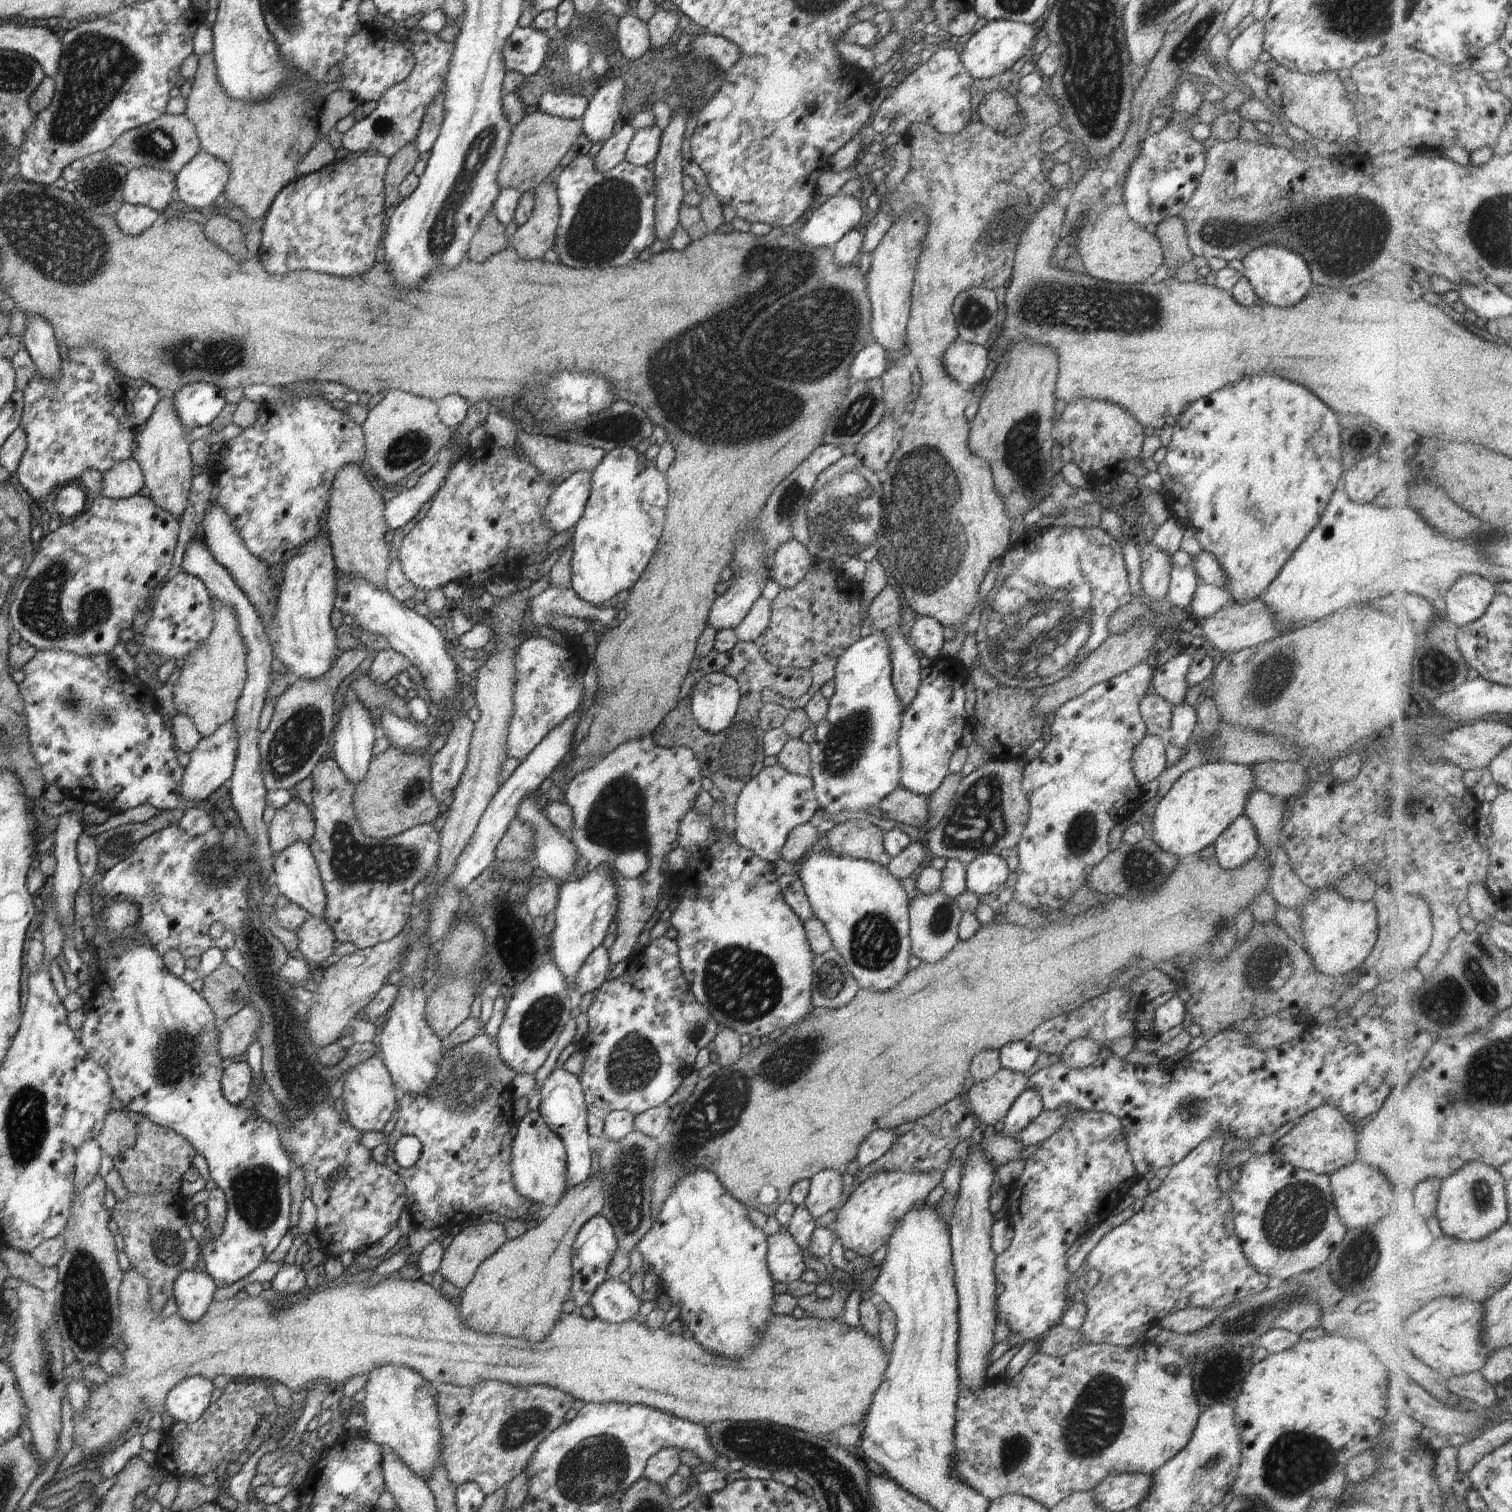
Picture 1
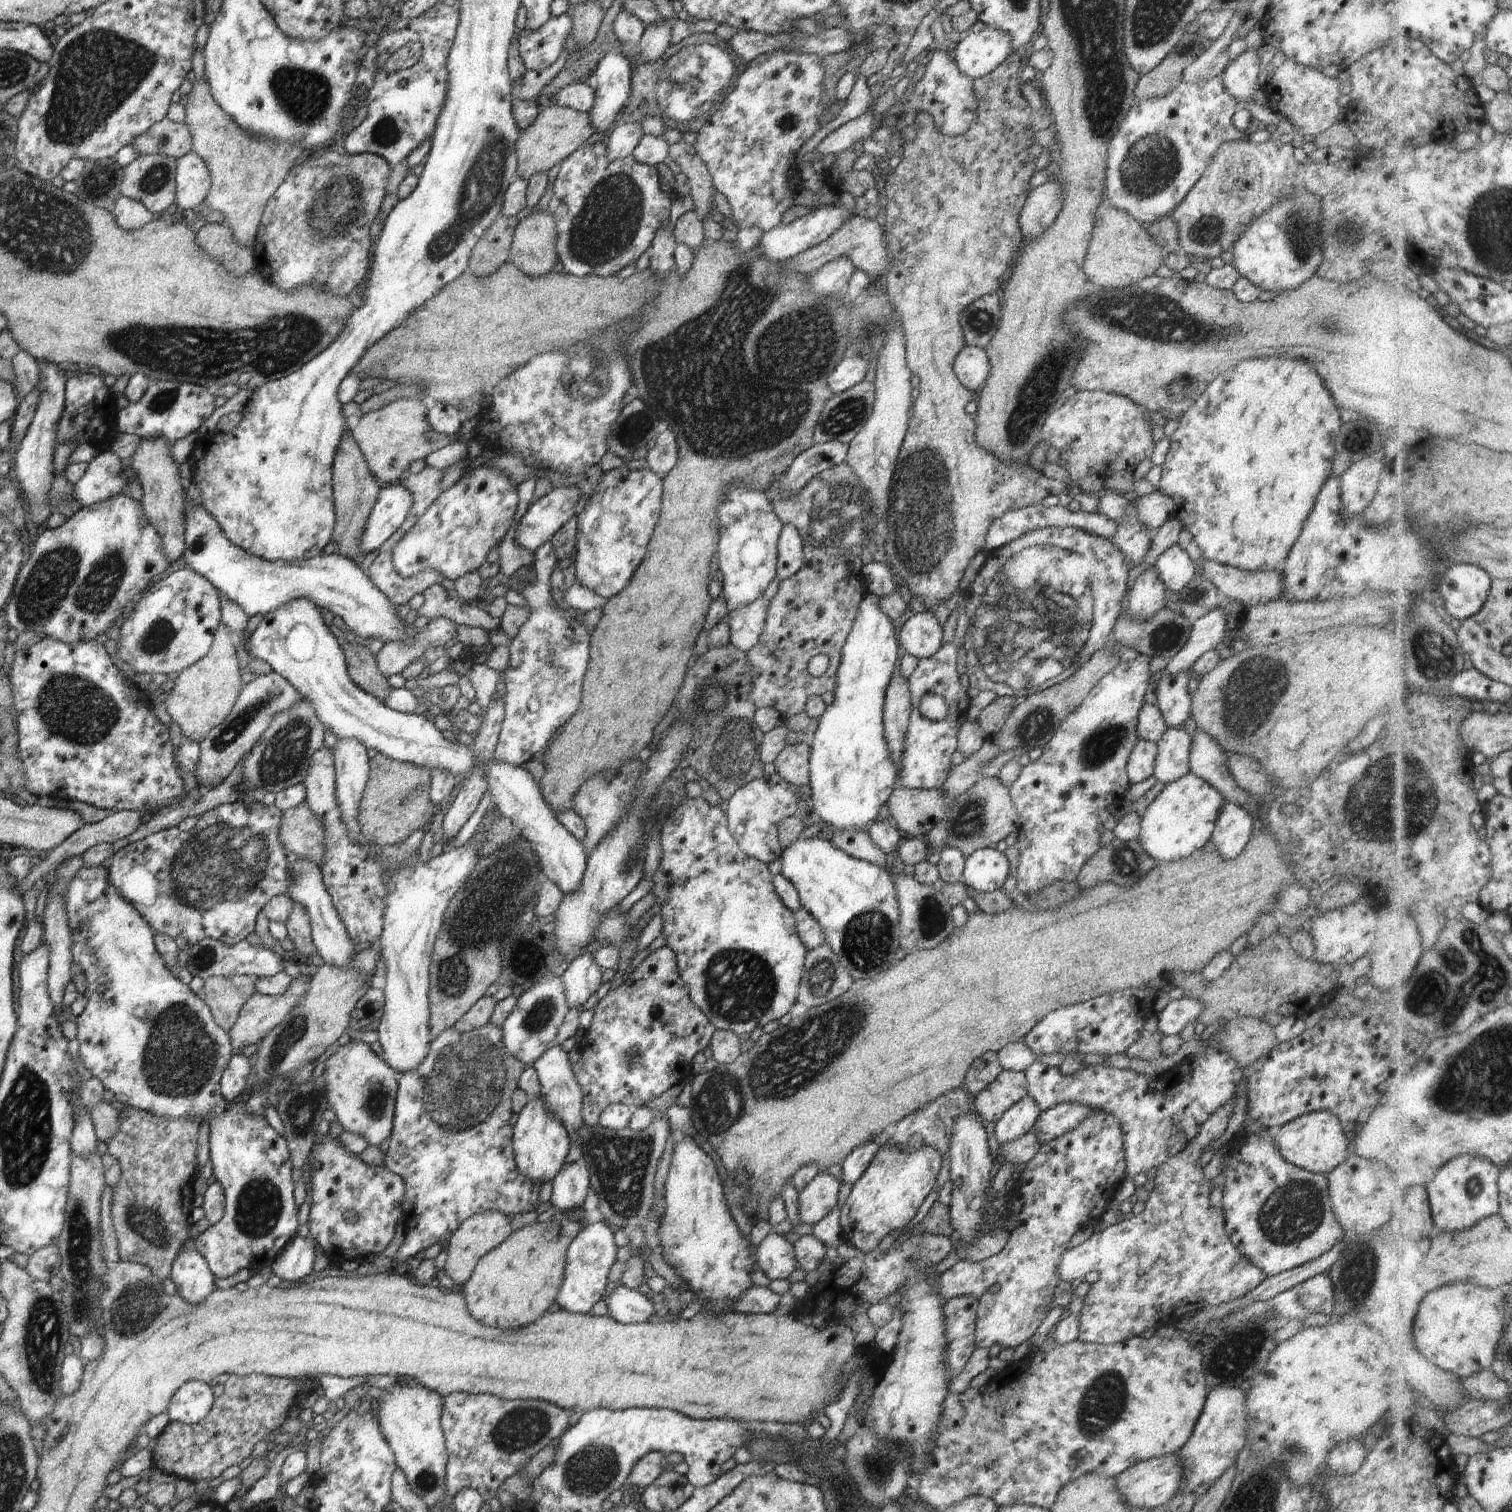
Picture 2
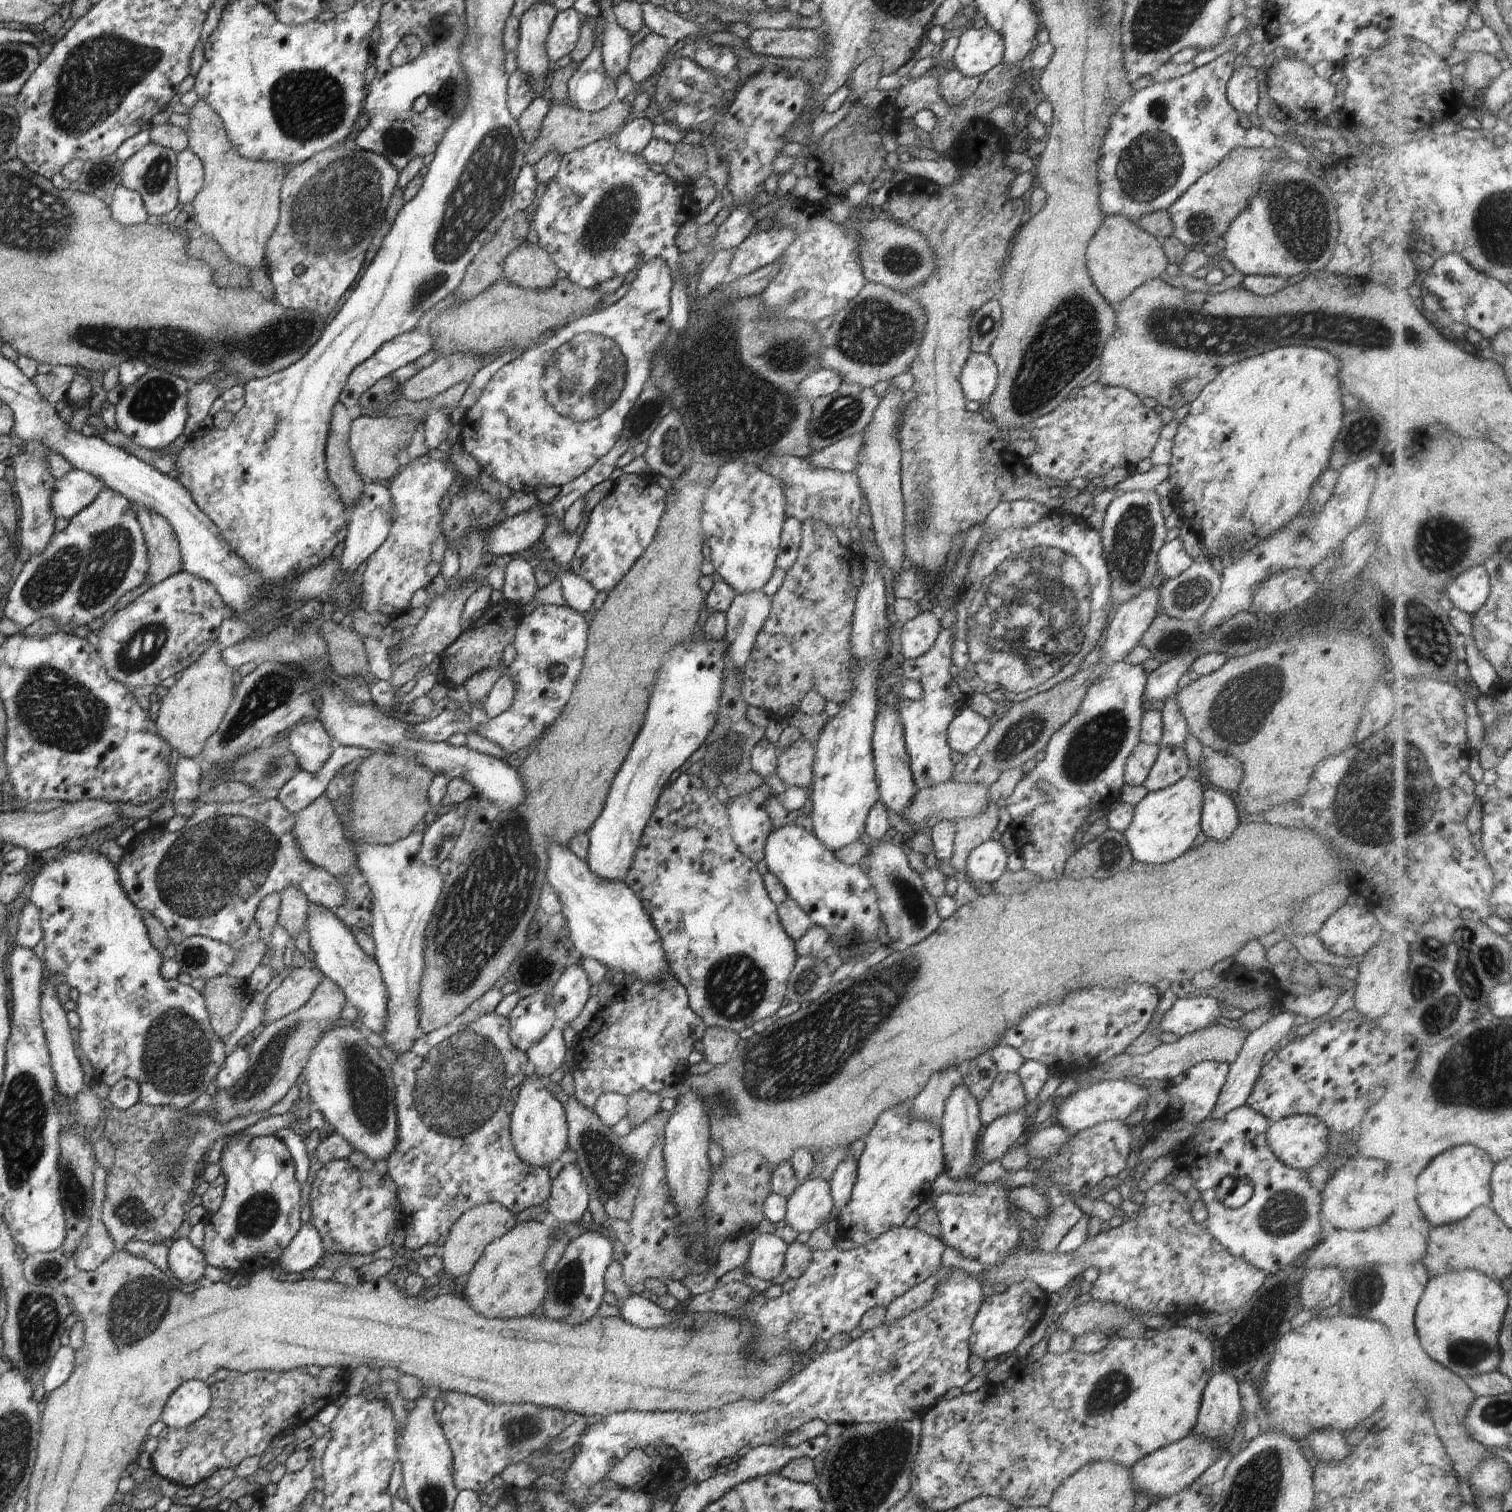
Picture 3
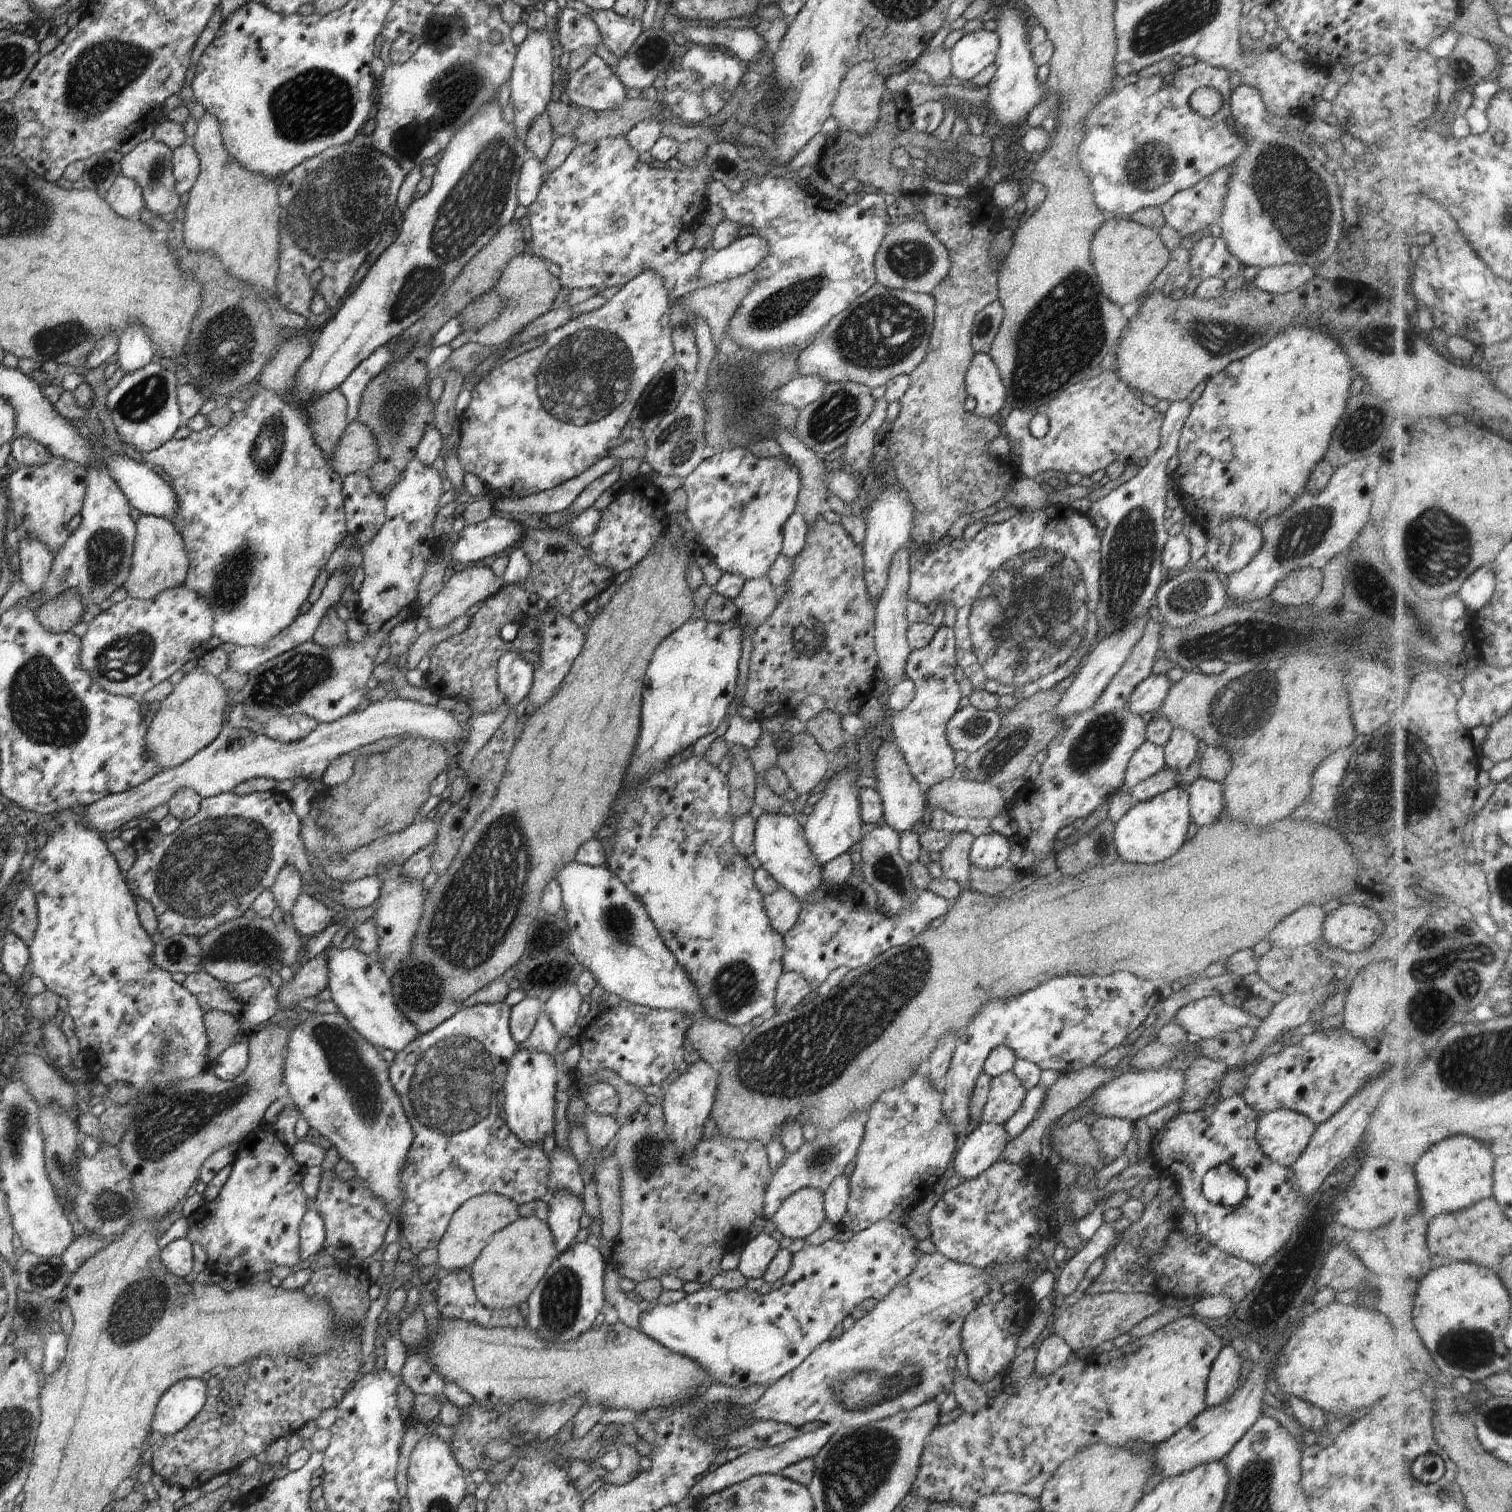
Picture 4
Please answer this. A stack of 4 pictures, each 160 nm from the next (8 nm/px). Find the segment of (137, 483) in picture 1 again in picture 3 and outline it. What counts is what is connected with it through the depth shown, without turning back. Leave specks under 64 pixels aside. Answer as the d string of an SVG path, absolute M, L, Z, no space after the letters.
M72 469L63 479L55 480L51 494L51 509L55 518L76 516L106 487L100 477L82 469Z

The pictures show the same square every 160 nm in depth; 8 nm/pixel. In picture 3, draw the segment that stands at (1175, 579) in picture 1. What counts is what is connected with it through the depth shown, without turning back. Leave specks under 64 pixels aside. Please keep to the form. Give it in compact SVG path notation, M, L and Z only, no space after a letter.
M1180 539L1164 543L1157 554L1157 574L1164 580L1173 579L1188 570L1196 559L1191 558Z

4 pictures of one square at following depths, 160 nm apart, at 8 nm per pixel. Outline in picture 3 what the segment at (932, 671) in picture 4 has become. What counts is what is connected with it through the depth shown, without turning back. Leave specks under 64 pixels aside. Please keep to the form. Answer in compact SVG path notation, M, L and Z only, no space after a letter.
M941 629L938 638L936 638L932 648L926 654L915 659L906 659L901 665L904 679L919 682L924 691L923 697L920 700L912 702L906 699L901 700L898 704L898 712L904 729L906 750L909 754L909 765L918 789L946 783L953 778L955 764L950 759L952 750L947 741L947 730L952 720L964 709L968 708L968 697L960 691L958 683L950 675L950 670L948 669L953 663L951 657L952 649L953 641L950 630Z

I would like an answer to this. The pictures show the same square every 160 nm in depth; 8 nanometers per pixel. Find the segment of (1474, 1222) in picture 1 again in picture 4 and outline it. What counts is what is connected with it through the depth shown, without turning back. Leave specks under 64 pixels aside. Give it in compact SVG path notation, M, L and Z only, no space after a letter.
M1455 1136L1432 1147L1416 1165L1423 1195L1423 1210L1428 1220L1440 1214L1467 1211L1484 1199L1495 1196L1496 1157L1480 1139Z

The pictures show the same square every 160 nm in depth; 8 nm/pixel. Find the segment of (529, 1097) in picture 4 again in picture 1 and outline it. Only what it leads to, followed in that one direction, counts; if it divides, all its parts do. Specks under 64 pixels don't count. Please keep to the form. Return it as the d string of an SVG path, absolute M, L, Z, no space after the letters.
M528 1111L517 1122L517 1127L510 1161L514 1188L532 1204L554 1206L567 1191L567 1154L564 1143L551 1131L539 1111Z

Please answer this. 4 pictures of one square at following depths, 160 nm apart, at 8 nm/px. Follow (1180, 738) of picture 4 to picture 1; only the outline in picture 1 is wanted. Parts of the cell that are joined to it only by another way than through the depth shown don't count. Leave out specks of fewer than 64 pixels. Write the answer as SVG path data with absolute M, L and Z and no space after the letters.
M1192 649L1180 651L1154 671L1154 690L1172 706L1185 701L1188 688L1187 674L1191 665Z

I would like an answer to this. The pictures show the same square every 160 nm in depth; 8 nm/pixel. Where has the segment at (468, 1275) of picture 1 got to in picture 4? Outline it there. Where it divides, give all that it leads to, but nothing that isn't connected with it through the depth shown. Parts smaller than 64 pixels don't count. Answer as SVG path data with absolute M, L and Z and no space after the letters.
M494 1193L471 1198L454 1212L444 1236L438 1243L436 1248L439 1254L438 1264L450 1272L468 1268L478 1258L495 1232L511 1225L519 1218L518 1206L509 1198Z

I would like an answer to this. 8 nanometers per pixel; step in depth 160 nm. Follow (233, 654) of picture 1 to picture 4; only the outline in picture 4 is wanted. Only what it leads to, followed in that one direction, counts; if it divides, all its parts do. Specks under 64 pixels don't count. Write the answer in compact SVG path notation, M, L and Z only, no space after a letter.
M200 665L173 686L172 692L161 702L145 736L147 749L155 756L163 770L181 765L196 753L212 744L220 734L227 705L227 688Z

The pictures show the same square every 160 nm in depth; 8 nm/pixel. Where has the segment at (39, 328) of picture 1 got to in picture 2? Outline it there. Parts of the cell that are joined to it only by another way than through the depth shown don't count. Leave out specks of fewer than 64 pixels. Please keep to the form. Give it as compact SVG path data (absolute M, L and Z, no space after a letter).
M41 360L38 361L38 364L39 403L32 424L28 427L26 436L23 436L15 452L13 464L16 478L26 493L27 502L29 502L32 511L32 521L39 530L40 526L44 526L40 530L41 533L46 528L47 518L52 514L47 502L48 491L54 476L52 459L57 446L55 439L56 423L59 423L65 407L65 382L69 374L60 369L56 363L50 361Z

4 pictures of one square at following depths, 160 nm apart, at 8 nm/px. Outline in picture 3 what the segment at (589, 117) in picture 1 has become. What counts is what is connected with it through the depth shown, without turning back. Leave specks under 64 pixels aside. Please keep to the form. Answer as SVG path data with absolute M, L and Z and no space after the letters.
M614 17L605 18L602 32L599 33L603 45L601 57L606 74L616 83L618 78L627 72L631 55L631 37L626 29L620 28Z

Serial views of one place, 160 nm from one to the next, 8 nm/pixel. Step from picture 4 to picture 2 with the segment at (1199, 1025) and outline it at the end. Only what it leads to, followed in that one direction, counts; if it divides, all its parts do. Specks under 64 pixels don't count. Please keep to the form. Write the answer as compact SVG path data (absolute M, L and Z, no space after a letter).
M1170 999L1166 1007L1157 1014L1158 1031L1164 1035L1180 1035L1186 1025L1196 1024L1203 1009L1203 1002L1197 999Z

